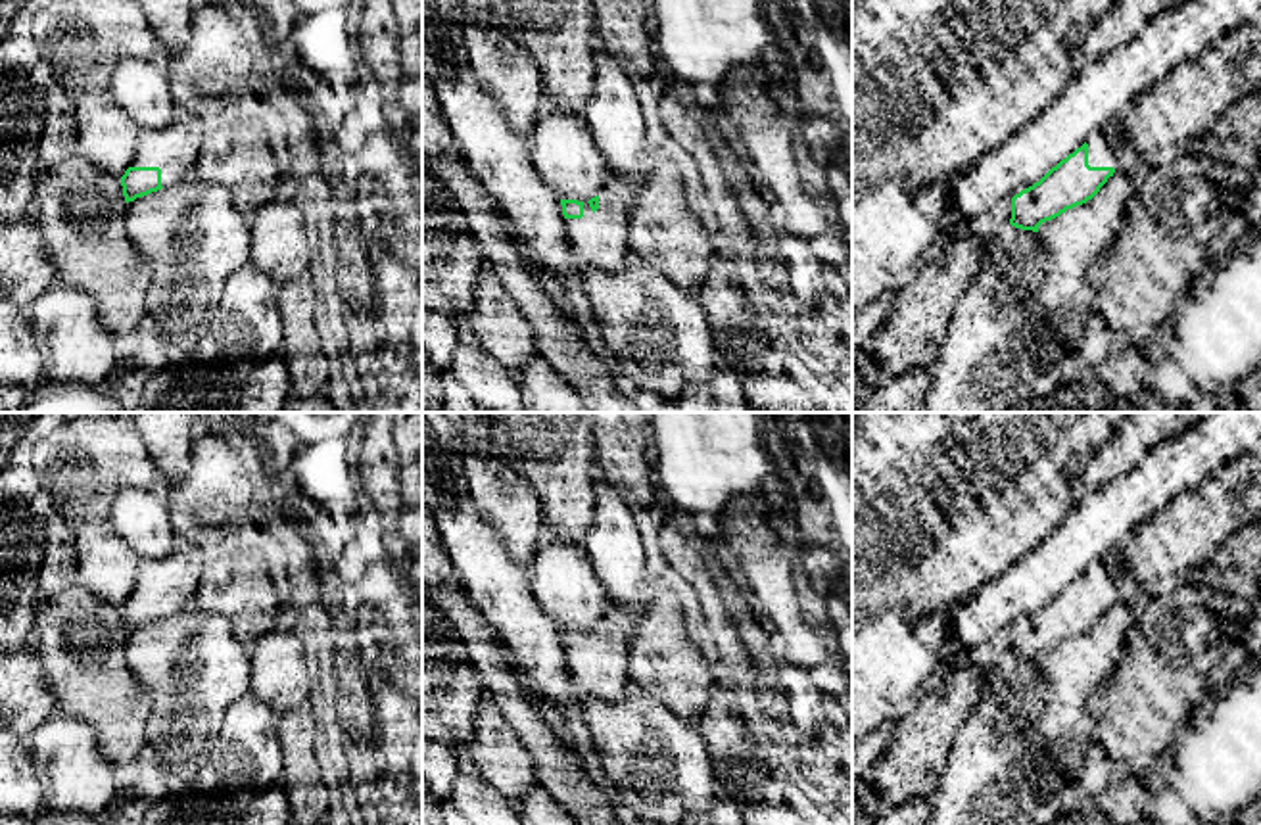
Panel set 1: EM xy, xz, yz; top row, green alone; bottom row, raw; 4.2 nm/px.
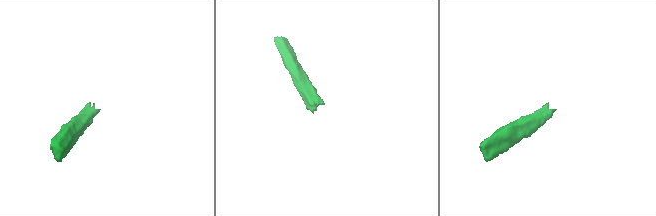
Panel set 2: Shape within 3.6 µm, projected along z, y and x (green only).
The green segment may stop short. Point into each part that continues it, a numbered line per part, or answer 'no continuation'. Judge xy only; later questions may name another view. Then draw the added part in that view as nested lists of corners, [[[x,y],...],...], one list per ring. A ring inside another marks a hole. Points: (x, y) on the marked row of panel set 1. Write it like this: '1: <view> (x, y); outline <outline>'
1: xy (173, 150); outline [[[190,115],[165,130],[142,132],[131,167],[159,167],[165,188],[194,175],[200,144],[202,125],[196,115]]]

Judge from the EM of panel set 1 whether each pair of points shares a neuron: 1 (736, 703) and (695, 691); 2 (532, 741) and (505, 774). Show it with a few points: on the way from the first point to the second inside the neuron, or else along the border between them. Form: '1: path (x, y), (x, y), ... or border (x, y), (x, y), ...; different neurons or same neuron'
1: border (711, 687), (711, 697), (697, 724); different neurons
2: border (501, 710), (530, 756), (538, 783); different neurons

